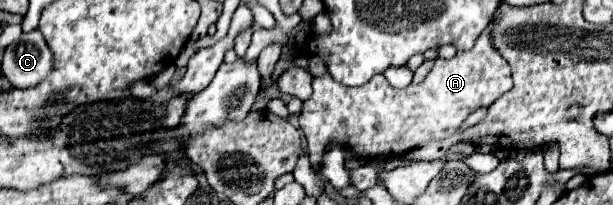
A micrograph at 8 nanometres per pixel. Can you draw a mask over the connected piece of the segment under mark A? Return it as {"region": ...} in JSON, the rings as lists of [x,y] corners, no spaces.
{"region":[[[484,30],[484,34],[480,34],[480,38],[472,46],[472,50],[458,52],[450,60],[436,58],[434,68],[430,70],[430,74],[426,76],[426,80],[422,84],[410,84],[408,88],[396,90],[386,82],[386,78],[382,74],[378,74],[360,88],[348,88],[348,86],[336,82],[330,74],[324,74],[324,76],[316,76],[312,80],[312,88],[314,88],[314,92],[304,102],[304,110],[300,112],[300,128],[302,128],[306,144],[308,144],[310,164],[318,172],[318,166],[322,162],[322,156],[326,154],[328,142],[342,144],[346,150],[350,150],[358,156],[396,158],[428,140],[450,138],[474,110],[488,108],[502,94],[506,94],[512,88],[512,76],[510,76],[508,62],[504,62],[504,58],[492,48],[490,32]]]}

